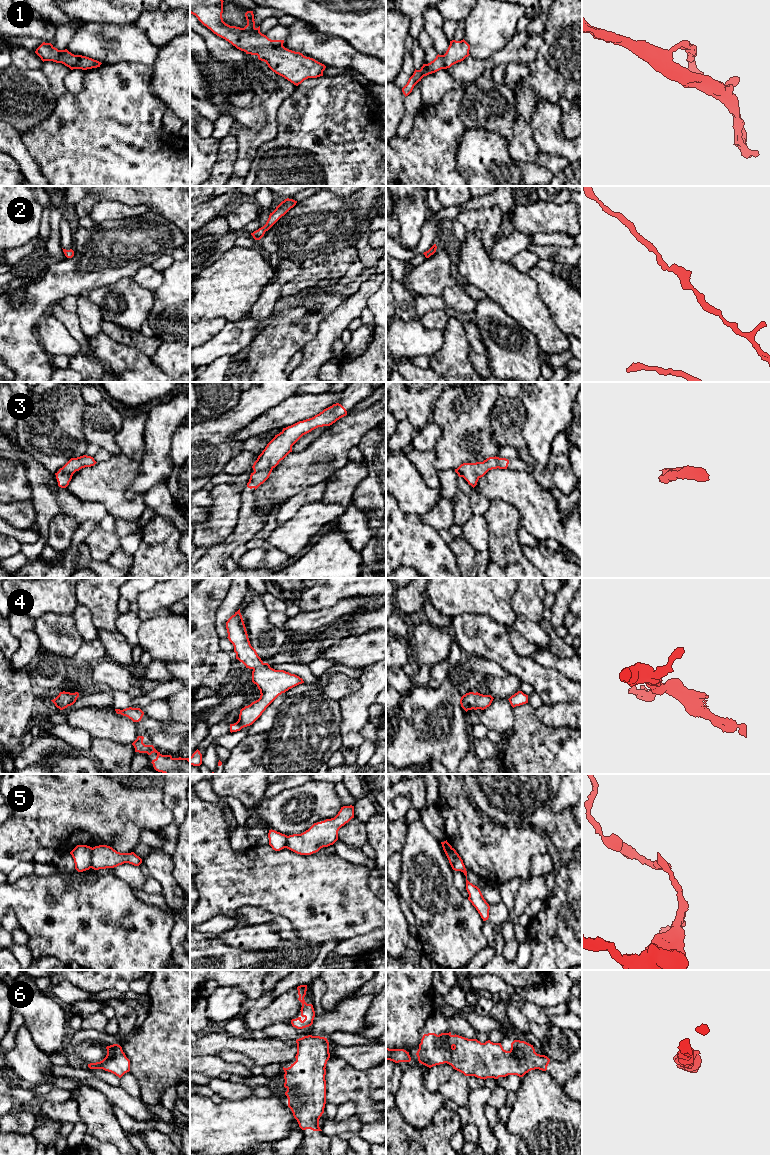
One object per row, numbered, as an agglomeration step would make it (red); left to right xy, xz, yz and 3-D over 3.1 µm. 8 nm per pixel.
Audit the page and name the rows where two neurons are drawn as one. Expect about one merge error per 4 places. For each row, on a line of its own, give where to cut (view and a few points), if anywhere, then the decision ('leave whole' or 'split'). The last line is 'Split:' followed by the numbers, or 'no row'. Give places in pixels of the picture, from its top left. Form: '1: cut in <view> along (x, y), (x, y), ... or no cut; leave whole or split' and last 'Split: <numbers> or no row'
1: no cut; leave whole
2: no cut; leave whole
3: no cut; leave whole
4: no cut; leave whole
5: cut in xy along (92, 848), (90, 867); split
6: no cut; leave whole
Split: 5

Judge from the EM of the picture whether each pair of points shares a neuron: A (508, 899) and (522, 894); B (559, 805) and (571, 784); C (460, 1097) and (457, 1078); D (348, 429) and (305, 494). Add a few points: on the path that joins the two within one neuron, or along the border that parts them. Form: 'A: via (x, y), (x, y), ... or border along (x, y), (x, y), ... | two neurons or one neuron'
A: border along (521, 882), (515, 893), (514, 914), (517, 917) | two neurons
B: via (564, 800), (571, 789) | one neuron
C: via (457, 1092), (457, 1083) | one neuron
D: border along (332, 474), (290, 496) | two neurons

